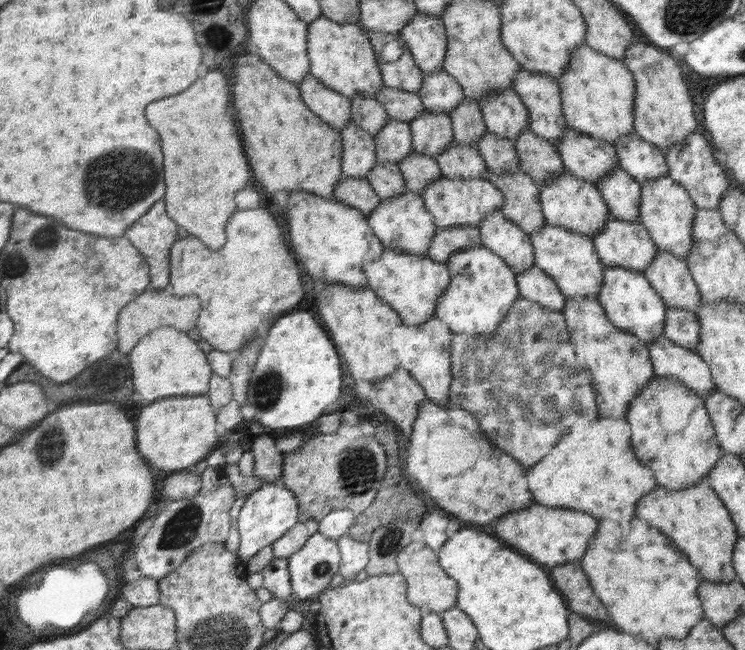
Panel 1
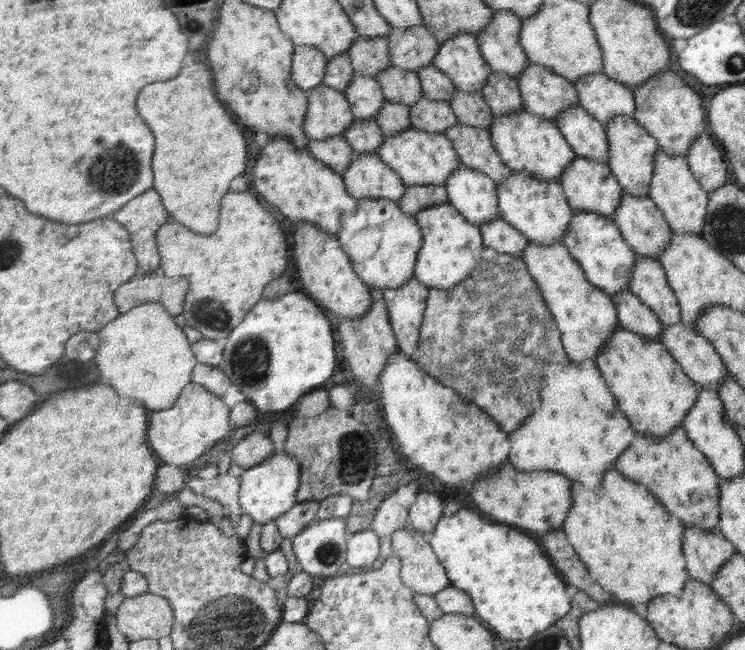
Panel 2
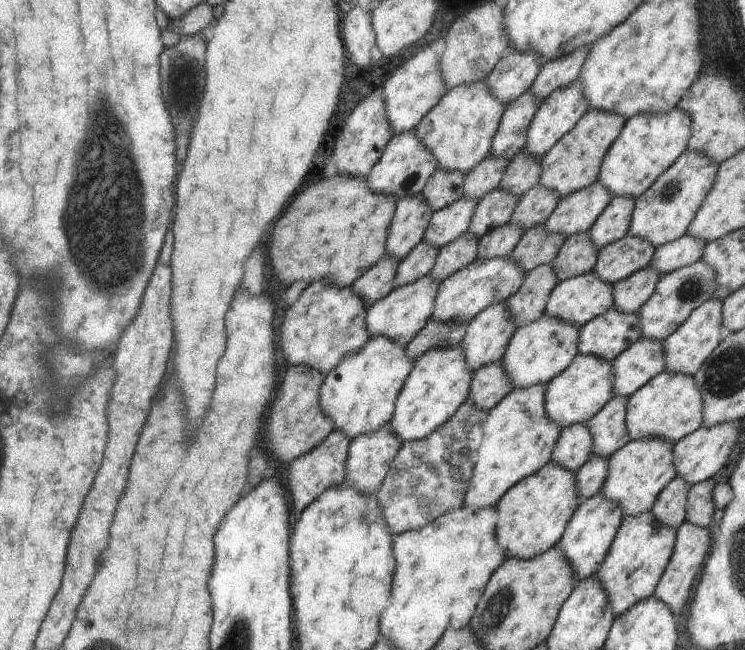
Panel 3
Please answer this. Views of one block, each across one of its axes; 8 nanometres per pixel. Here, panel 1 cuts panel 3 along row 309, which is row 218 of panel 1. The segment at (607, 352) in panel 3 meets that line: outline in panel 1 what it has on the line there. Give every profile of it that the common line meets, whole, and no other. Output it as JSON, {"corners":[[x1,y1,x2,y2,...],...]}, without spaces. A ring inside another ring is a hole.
{"corners":[[614,216,602,232,592,236,599,259,607,268,626,268,644,273,660,248,639,222,624,222]]}

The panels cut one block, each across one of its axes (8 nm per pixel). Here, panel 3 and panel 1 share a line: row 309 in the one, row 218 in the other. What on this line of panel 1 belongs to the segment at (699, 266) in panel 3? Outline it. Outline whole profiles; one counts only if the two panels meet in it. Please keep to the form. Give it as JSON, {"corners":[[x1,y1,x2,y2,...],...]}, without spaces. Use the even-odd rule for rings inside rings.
{"corners":[[669,176,644,182,640,194,639,223,643,224,660,249,686,261,692,249,692,224,695,224,697,207,687,189]]}

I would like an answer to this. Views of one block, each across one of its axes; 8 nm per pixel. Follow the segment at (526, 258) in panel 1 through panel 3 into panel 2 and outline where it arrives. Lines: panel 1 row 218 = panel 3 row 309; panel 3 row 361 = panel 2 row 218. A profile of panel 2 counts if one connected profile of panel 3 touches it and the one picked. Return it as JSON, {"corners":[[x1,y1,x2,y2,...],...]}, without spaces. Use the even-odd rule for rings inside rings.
{"corners":[[463,163,452,172,445,185,449,203,472,224,488,224,500,218,498,188,487,173]]}

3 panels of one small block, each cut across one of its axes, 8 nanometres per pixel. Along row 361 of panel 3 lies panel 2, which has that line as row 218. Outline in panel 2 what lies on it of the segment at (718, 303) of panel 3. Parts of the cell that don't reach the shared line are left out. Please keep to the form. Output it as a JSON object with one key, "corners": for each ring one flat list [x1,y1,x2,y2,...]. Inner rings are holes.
{"corners":[[659,148,654,154,654,172,649,189,650,200,653,200,660,211,663,212,671,227,671,232,676,232,676,234,690,232,690,234,701,236,709,192,695,179,686,157,664,153]]}

